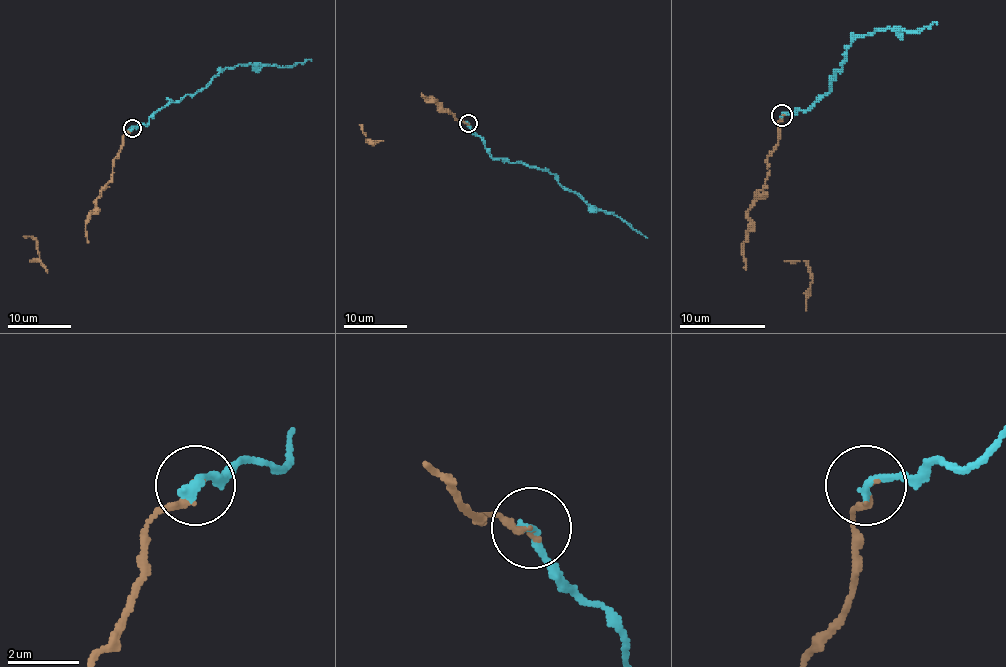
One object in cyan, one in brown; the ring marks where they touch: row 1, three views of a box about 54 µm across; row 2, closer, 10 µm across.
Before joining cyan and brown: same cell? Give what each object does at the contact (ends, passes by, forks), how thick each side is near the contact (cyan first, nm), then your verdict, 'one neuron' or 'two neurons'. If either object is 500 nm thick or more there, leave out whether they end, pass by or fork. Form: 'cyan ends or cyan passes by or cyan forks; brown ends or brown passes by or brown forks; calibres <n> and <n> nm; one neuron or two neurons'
cyan ends; brown ends; calibres 280 and 160 nm; one neuron

